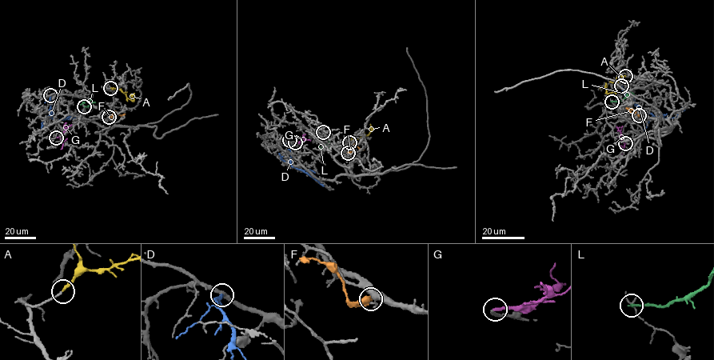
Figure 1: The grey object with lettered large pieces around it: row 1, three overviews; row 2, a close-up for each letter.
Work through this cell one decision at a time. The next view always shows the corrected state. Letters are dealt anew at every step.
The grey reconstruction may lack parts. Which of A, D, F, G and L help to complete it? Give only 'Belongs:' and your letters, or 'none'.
Belongs: A, G

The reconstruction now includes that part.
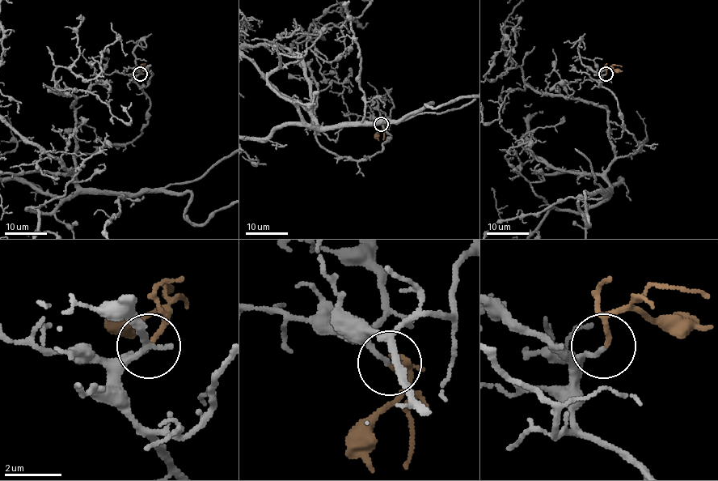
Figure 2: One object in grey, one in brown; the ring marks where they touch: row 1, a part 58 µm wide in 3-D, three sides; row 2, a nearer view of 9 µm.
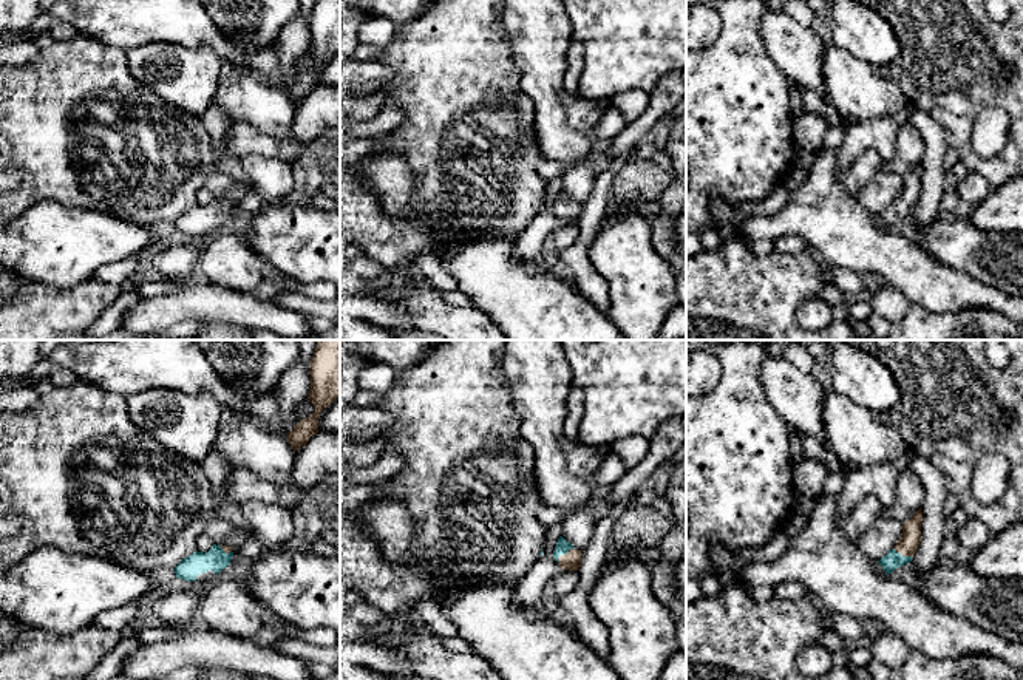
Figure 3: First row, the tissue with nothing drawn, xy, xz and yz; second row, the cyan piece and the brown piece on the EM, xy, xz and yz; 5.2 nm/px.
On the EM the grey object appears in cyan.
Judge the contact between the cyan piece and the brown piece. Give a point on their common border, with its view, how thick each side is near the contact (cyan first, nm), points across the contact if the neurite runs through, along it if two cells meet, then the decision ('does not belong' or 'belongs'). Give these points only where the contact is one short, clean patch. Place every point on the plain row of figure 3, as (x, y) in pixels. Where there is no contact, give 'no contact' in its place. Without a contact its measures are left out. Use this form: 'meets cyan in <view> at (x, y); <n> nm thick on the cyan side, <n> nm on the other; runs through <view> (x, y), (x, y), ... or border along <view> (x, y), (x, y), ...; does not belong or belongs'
meets cyan in xz at (564, 207); 70 nm thick on the cyan side, 100 nm on the other; runs through xz (563, 200), (564, 207), (570, 215); belongs

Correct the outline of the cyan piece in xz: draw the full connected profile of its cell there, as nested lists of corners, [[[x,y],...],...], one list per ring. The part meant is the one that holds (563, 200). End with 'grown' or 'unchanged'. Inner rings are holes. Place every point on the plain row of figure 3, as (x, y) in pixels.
[[[559,190],[553,204],[553,212],[562,224],[578,224],[581,210],[583,204],[575,202],[570,196]]]; grown

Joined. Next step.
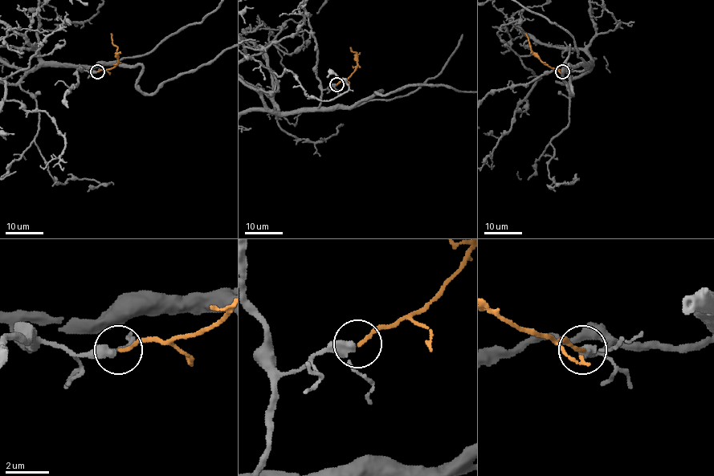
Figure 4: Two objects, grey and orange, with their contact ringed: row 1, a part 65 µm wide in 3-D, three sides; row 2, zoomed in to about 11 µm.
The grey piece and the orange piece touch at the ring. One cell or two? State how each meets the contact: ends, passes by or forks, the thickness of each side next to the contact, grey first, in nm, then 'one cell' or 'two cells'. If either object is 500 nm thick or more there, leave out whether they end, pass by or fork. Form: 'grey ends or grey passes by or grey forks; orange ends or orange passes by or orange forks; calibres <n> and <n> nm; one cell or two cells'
grey passes by; orange ends; calibres 340 and 150 nm; one cell

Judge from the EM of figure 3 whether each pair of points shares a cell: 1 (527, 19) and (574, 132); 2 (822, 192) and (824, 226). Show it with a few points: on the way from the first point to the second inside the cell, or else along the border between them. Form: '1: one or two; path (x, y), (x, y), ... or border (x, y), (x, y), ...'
1: one; path (540, 47), (543, 82), (553, 104)
2: one; path (822, 200), (824, 218)

